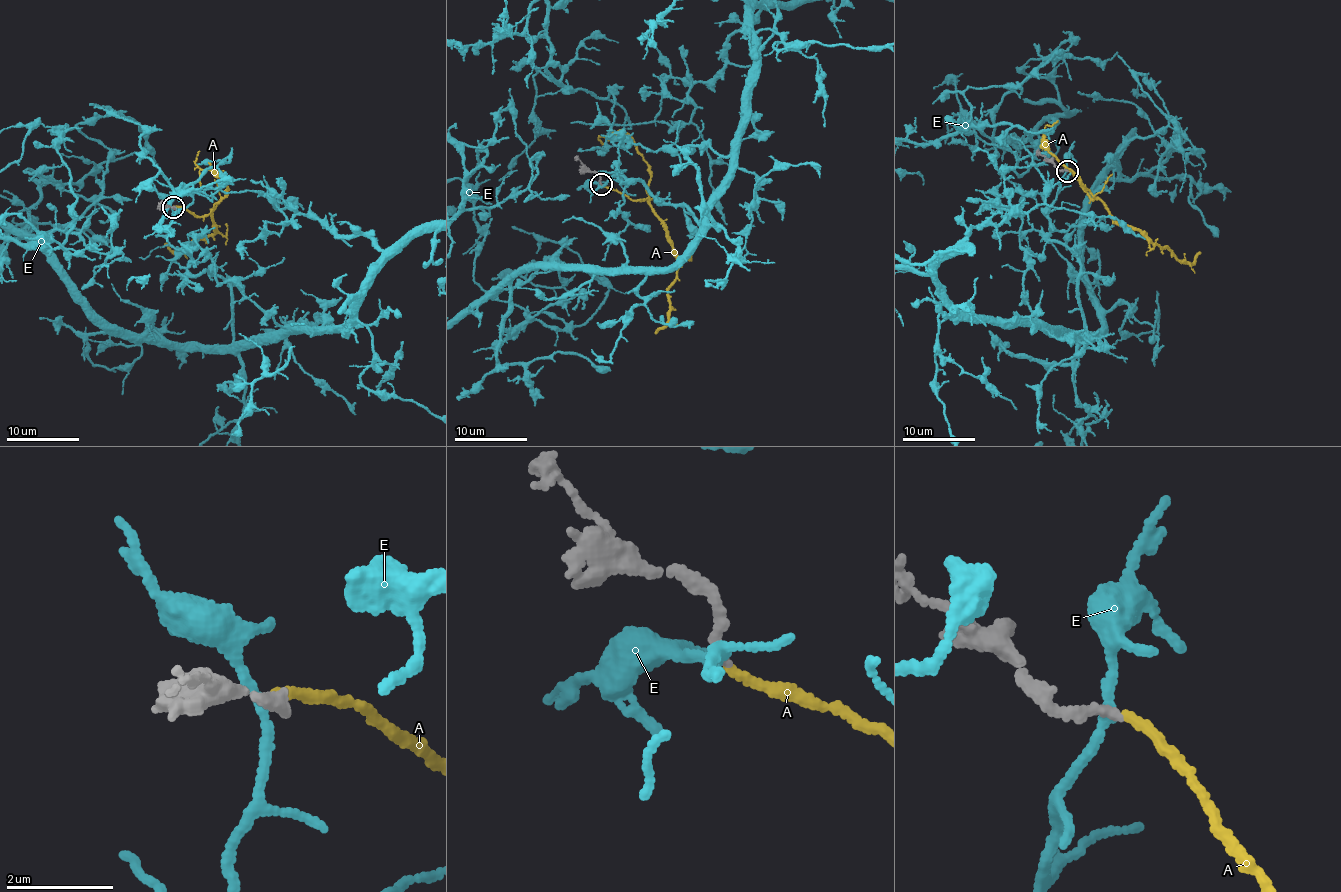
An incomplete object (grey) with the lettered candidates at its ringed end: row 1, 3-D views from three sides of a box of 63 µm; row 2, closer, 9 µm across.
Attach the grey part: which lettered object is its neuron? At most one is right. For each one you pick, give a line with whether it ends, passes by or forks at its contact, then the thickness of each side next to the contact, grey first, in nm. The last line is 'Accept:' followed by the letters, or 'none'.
A: it ends; calibres 180 and 160 nm
Accept: A

